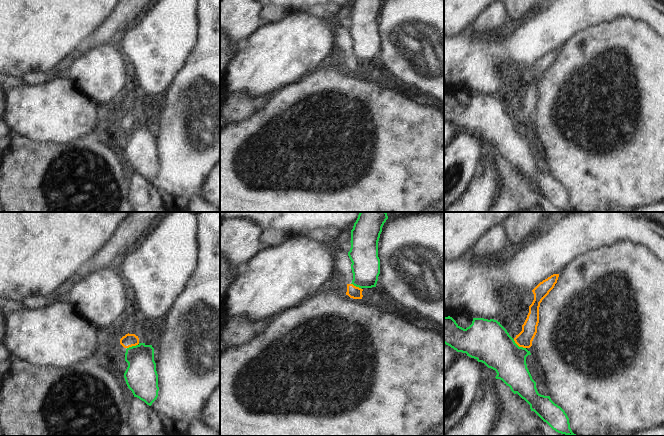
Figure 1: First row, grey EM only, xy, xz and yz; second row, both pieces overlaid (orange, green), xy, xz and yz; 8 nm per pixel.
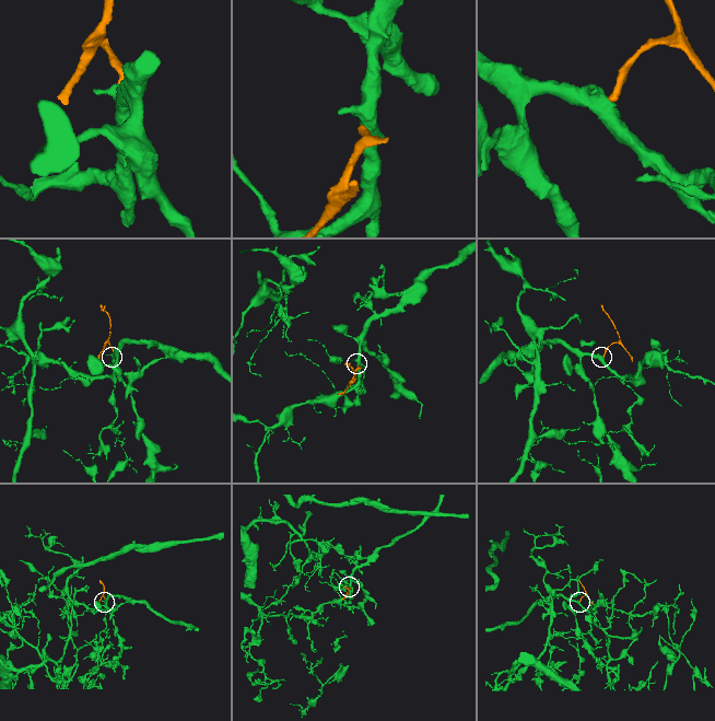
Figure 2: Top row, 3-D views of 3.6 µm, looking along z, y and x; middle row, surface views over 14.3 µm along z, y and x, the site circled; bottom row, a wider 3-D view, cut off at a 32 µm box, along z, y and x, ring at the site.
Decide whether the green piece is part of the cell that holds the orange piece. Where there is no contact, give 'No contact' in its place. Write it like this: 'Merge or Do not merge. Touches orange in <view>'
Do not merge. Touches orange in yz.

